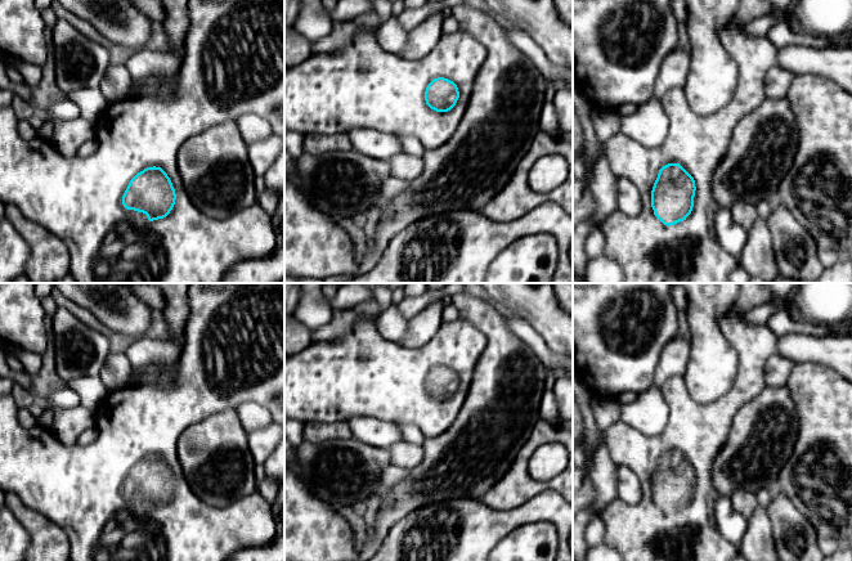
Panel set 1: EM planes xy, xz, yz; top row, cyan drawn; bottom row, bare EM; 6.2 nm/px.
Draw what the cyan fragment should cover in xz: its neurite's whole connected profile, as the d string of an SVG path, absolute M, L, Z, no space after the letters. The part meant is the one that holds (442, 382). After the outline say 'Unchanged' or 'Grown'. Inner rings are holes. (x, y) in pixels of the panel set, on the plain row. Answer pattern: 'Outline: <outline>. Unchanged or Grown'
Outline: M463 319L443 323L435 336L427 344L417 349L407 347L398 342L385 340L378 336L375 328L366 320L359 320L353 326L353 329L346 336L335 342L311 344L308 349L297 354L284 355L284 419L297 419L300 422L311 421L318 423L347 423L347 421L353 417L373 417L395 425L414 425L422 431L426 439L440 436L456 421L468 394L477 360L480 359L485 347L486 337L471 323Z. Grown

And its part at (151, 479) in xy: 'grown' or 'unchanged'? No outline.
grown

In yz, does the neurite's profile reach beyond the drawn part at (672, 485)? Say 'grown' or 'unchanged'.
grown

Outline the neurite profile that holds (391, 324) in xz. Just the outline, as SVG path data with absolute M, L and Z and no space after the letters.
M393 304L377 314L375 331L378 336L393 342L400 342L408 329L408 319Z

